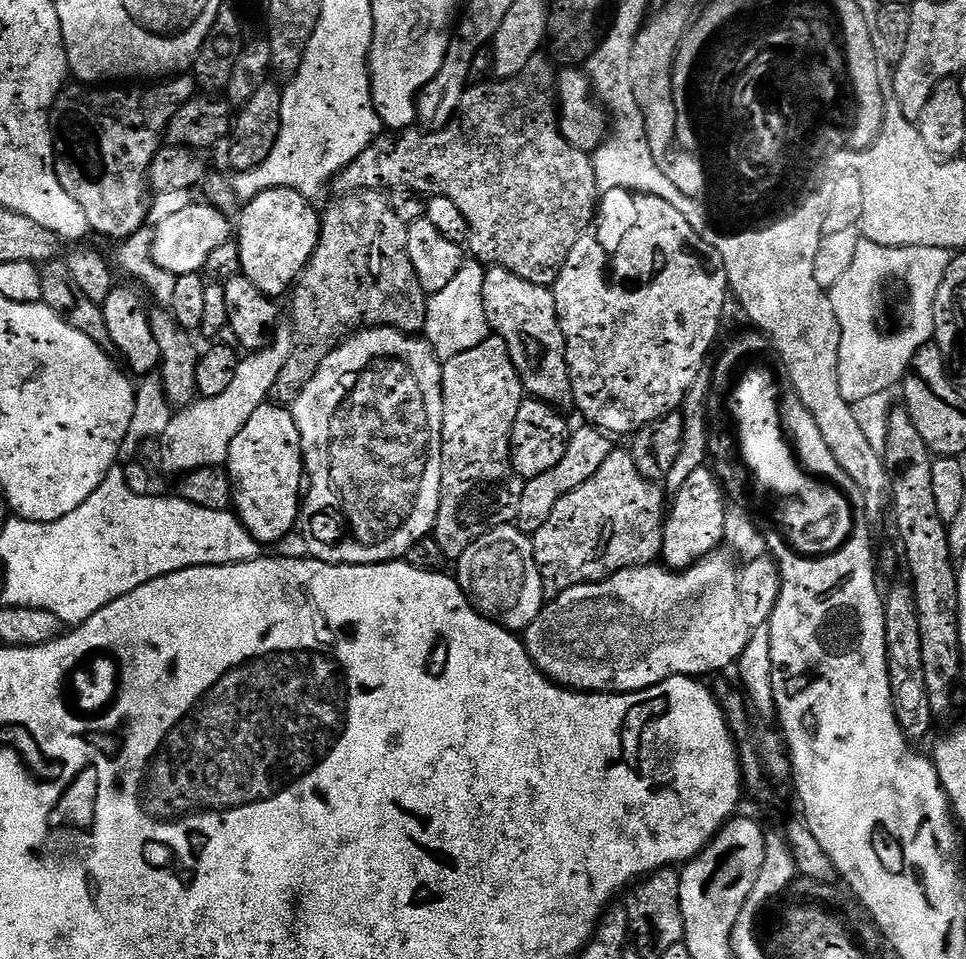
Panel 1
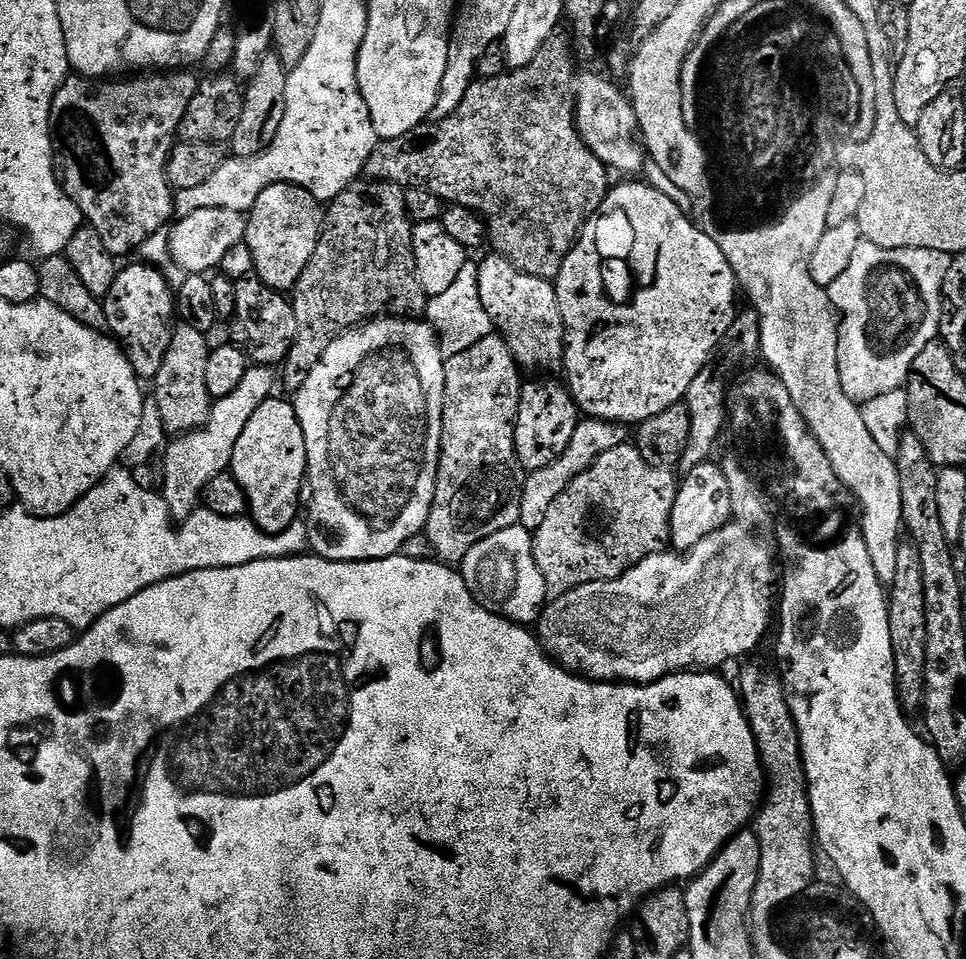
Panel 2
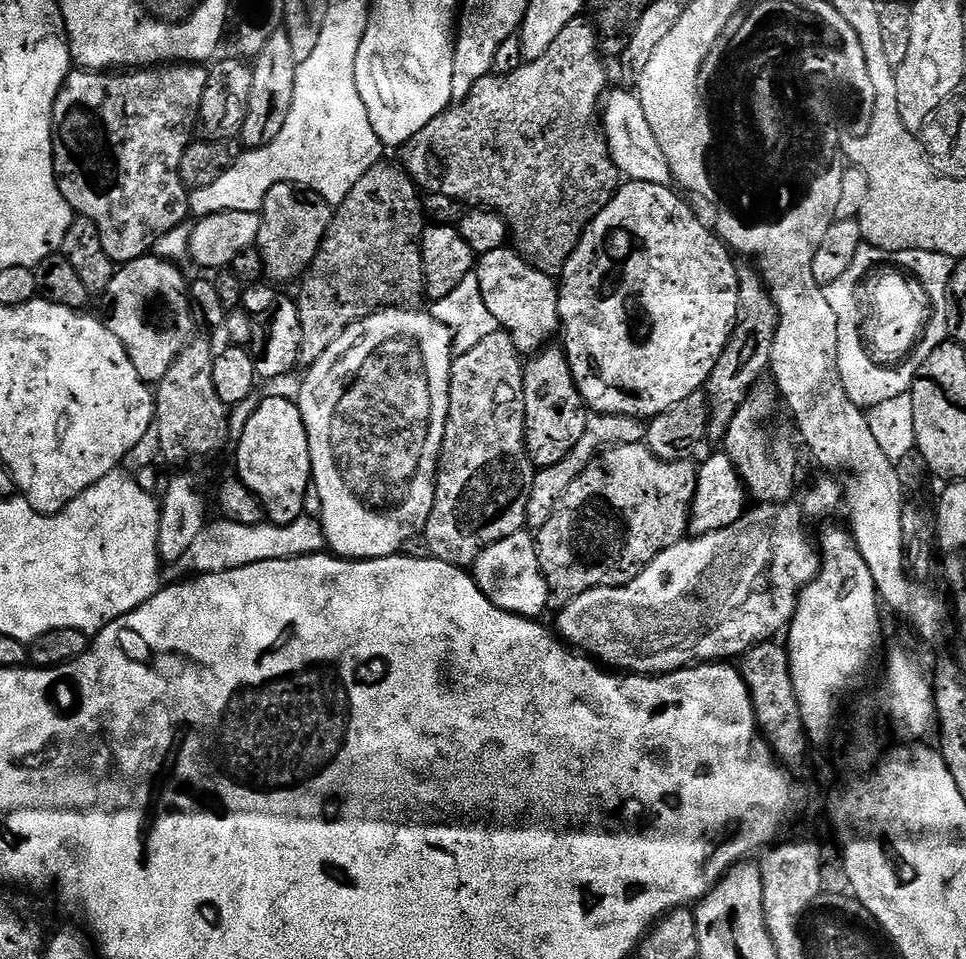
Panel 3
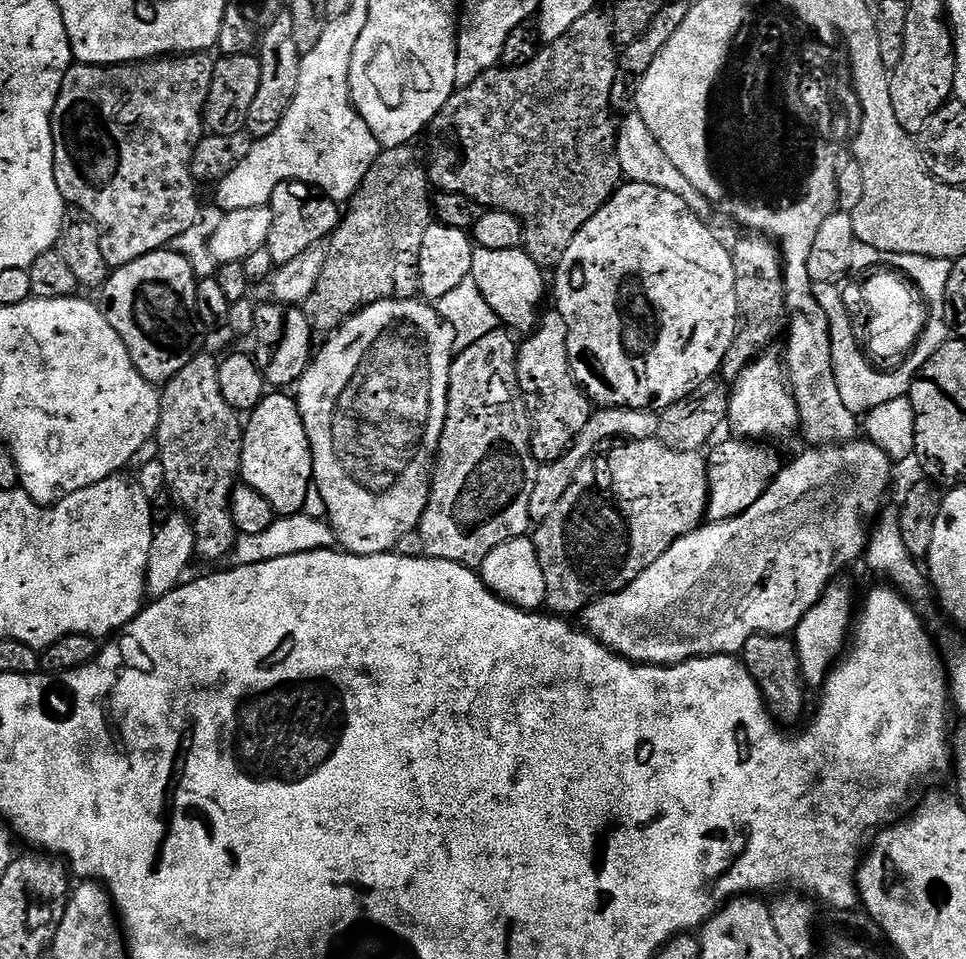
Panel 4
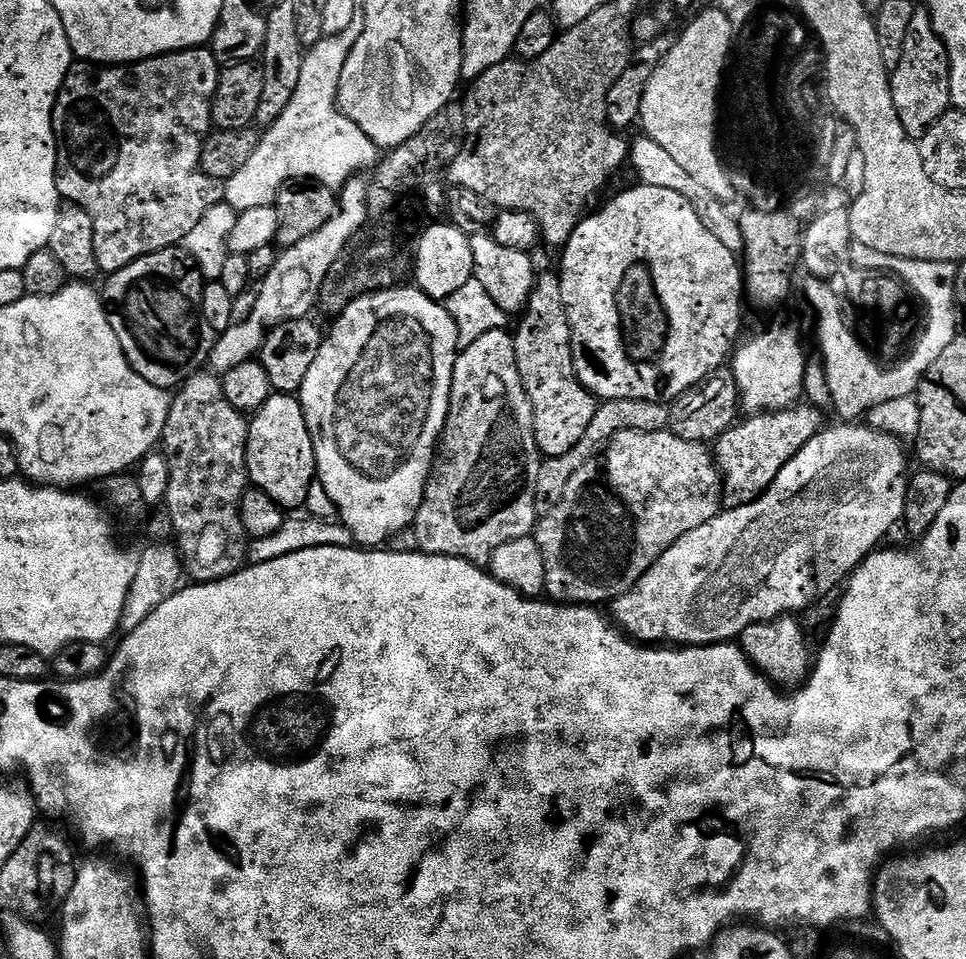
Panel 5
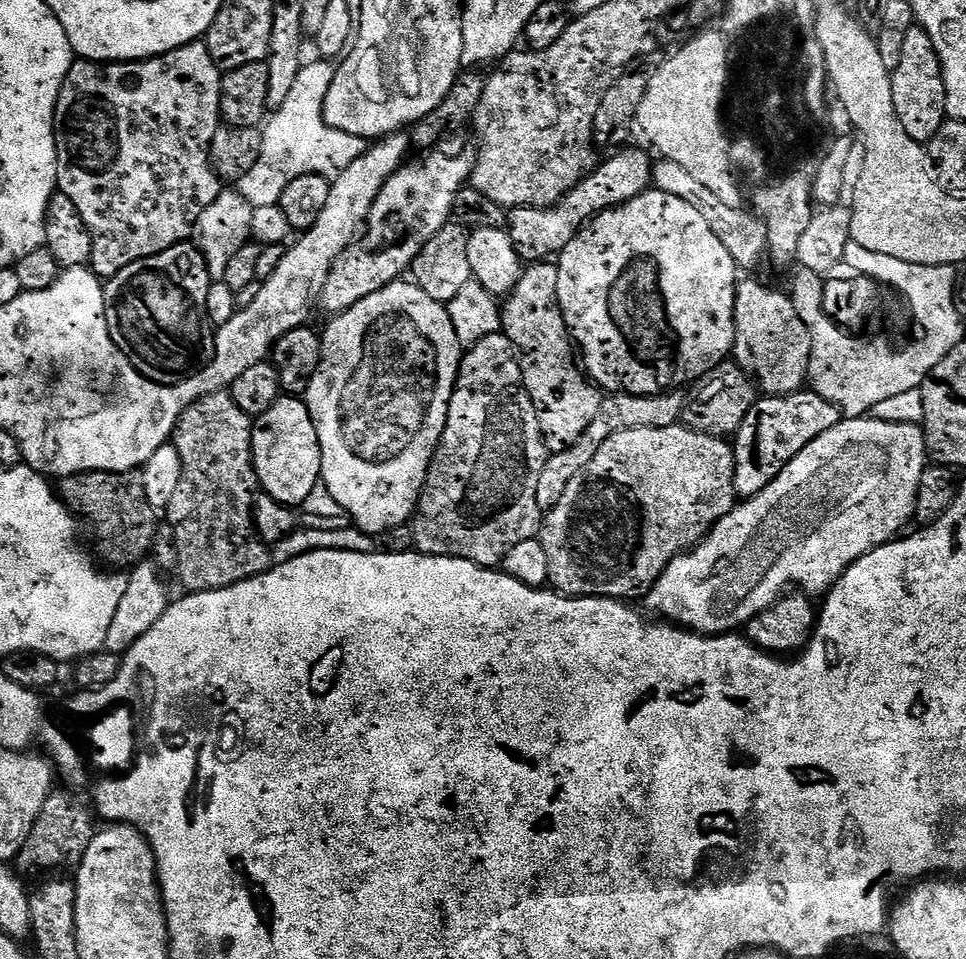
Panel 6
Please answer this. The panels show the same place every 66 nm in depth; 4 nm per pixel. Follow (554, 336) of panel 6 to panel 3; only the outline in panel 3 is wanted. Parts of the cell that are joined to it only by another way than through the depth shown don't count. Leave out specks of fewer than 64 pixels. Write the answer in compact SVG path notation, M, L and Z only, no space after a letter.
M545 346L524 364L524 441L533 468L539 470L562 462L581 440L590 409L572 380L563 347Z

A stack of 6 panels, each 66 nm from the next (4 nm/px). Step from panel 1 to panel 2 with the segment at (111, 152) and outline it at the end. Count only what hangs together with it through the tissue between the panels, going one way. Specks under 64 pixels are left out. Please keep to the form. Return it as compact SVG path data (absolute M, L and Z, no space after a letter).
M164 70L159 74L112 78L107 82L72 74L54 94L50 130L56 180L60 189L78 206L87 227L98 230L98 238L102 238L106 250L114 257L123 258L131 252L133 255L146 238L161 231L173 219L174 189L168 182L168 159L178 143L186 106L190 106L190 98L196 93L198 80L190 73L188 70Z

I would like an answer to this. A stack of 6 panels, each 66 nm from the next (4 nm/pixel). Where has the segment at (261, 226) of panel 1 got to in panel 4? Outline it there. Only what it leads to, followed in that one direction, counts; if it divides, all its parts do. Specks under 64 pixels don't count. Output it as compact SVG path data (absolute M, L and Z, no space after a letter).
M287 180L279 184L272 195L270 207L272 221L266 246L270 250L270 258L277 266L294 262L298 254L306 254L306 250L327 241L342 219L342 208L337 201L324 195L321 189L304 184L301 180Z

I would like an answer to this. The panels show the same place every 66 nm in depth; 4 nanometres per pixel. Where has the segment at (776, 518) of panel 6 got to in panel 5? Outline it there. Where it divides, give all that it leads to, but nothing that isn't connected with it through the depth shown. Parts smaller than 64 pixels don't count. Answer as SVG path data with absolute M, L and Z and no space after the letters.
M844 422L839 426L841 428L825 427L814 438L810 438L810 442L806 442L806 446L802 446L802 450L798 450L798 454L794 454L786 466L782 466L778 478L774 478L772 485L754 502L721 511L720 515L706 522L706 526L698 526L698 530L690 530L690 534L678 538L678 542L674 542L674 546L670 546L670 550L666 550L666 554L662 554L662 558L658 558L658 562L654 562L654 566L642 574L642 578L631 590L611 601L610 616L616 627L625 636L645 646L701 648L707 644L727 644L740 637L746 626L777 620L785 614L800 614L803 608L818 603L836 587L837 591L859 564L883 545L880 543L887 538L888 531L903 521L910 475L908 456L904 453L905 445L896 436L876 432L860 422Z

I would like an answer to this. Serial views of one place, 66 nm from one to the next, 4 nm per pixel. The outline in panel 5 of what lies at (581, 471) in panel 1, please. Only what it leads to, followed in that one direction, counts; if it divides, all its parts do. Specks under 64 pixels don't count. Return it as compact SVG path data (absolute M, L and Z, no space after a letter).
M622 398L621 400L605 400L597 407L594 419L590 422L590 427L586 429L586 434L582 434L578 446L574 450L561 456L549 456L541 463L538 470L538 482L536 483L536 511L543 514L549 512L562 498L570 478L574 478L577 470L583 466L587 460L593 459L597 455L601 446L607 445L612 437L626 430L638 430L639 432L663 432L669 427L670 412L663 403L655 404L645 400L631 400Z

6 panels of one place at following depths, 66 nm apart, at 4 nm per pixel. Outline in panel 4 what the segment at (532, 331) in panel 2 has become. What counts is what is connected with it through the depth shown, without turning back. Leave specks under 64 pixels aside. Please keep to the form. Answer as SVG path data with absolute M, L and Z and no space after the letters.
M523 247L514 250L476 248L472 253L470 278L478 290L482 290L482 298L486 298L487 305L497 315L499 323L513 333L527 334L536 327L542 315L540 303L544 300L544 276L545 269L538 267Z

